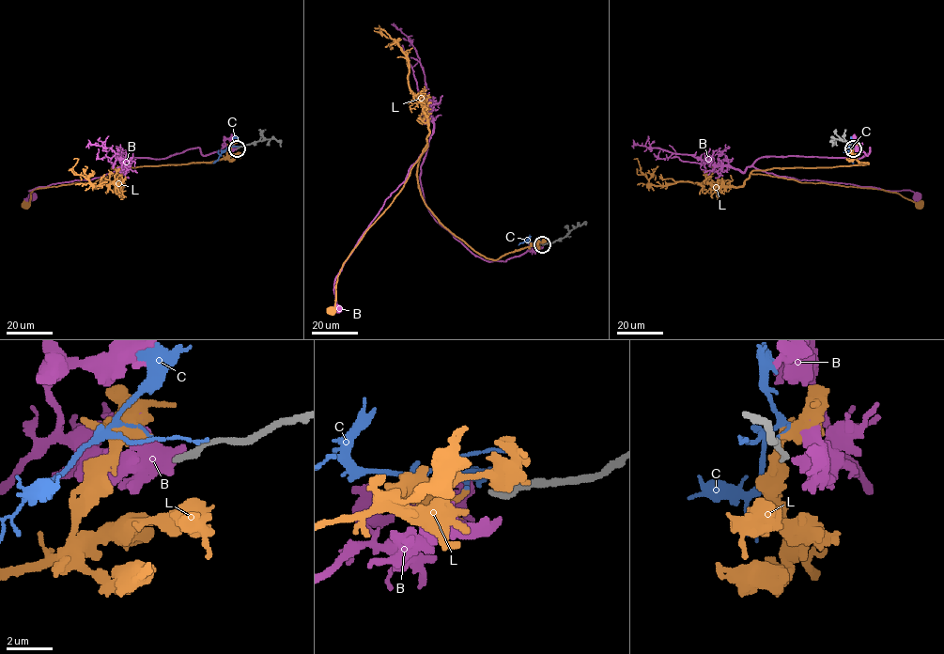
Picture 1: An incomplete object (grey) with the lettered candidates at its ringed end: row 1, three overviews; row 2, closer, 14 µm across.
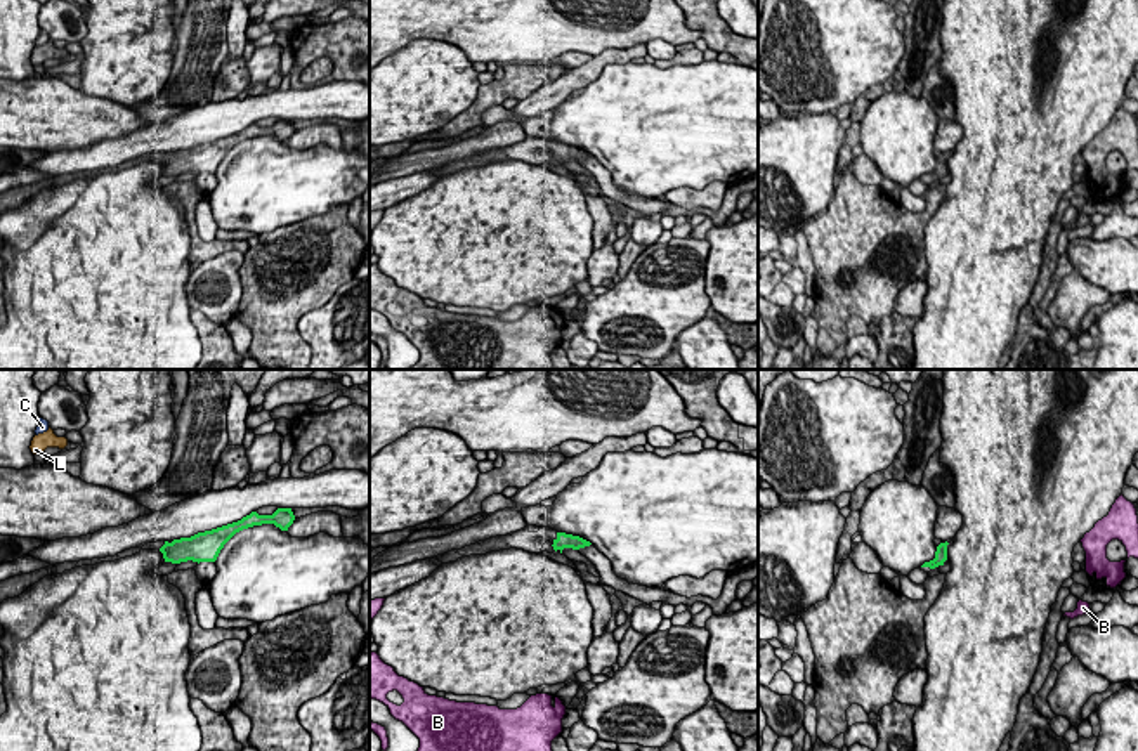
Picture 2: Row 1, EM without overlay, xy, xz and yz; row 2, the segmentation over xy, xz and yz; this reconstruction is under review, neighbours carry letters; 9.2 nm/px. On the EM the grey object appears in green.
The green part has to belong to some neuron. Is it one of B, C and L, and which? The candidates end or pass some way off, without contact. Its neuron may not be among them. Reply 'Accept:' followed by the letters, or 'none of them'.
Accept: none of them

